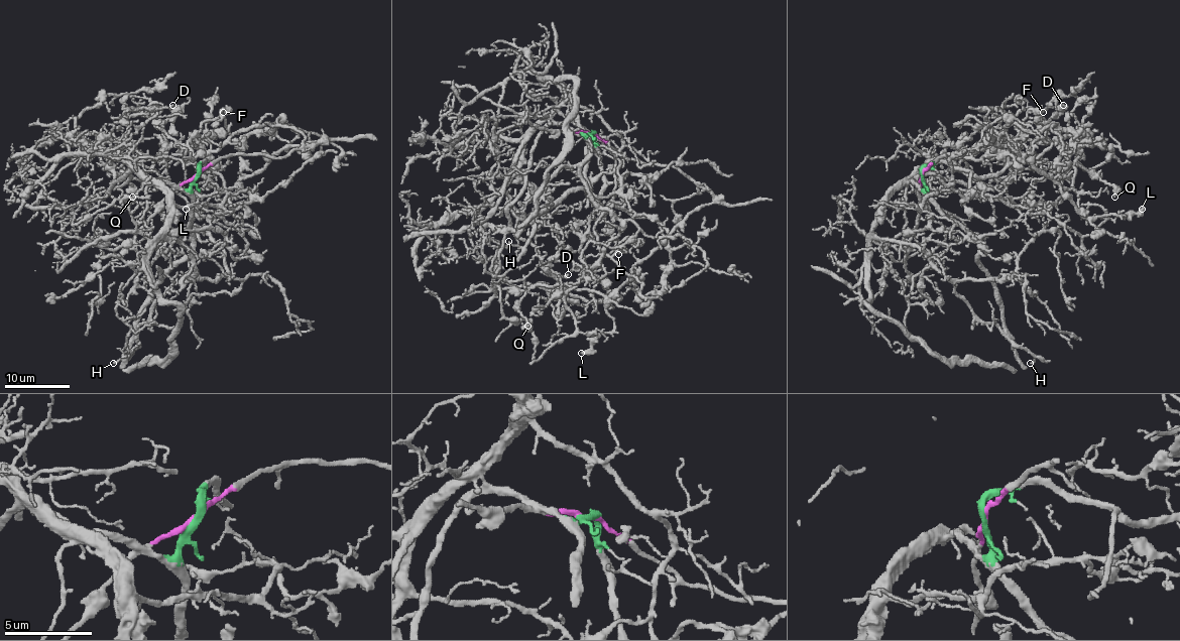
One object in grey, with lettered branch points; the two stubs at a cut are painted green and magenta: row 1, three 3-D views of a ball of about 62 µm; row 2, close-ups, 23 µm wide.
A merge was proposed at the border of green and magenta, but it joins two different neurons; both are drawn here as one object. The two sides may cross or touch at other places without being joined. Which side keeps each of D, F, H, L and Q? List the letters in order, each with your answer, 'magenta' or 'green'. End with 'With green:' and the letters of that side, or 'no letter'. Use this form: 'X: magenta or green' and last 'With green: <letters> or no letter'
D: green
F: green
H: green
L: magenta
Q: magenta
With green: D, F, H

